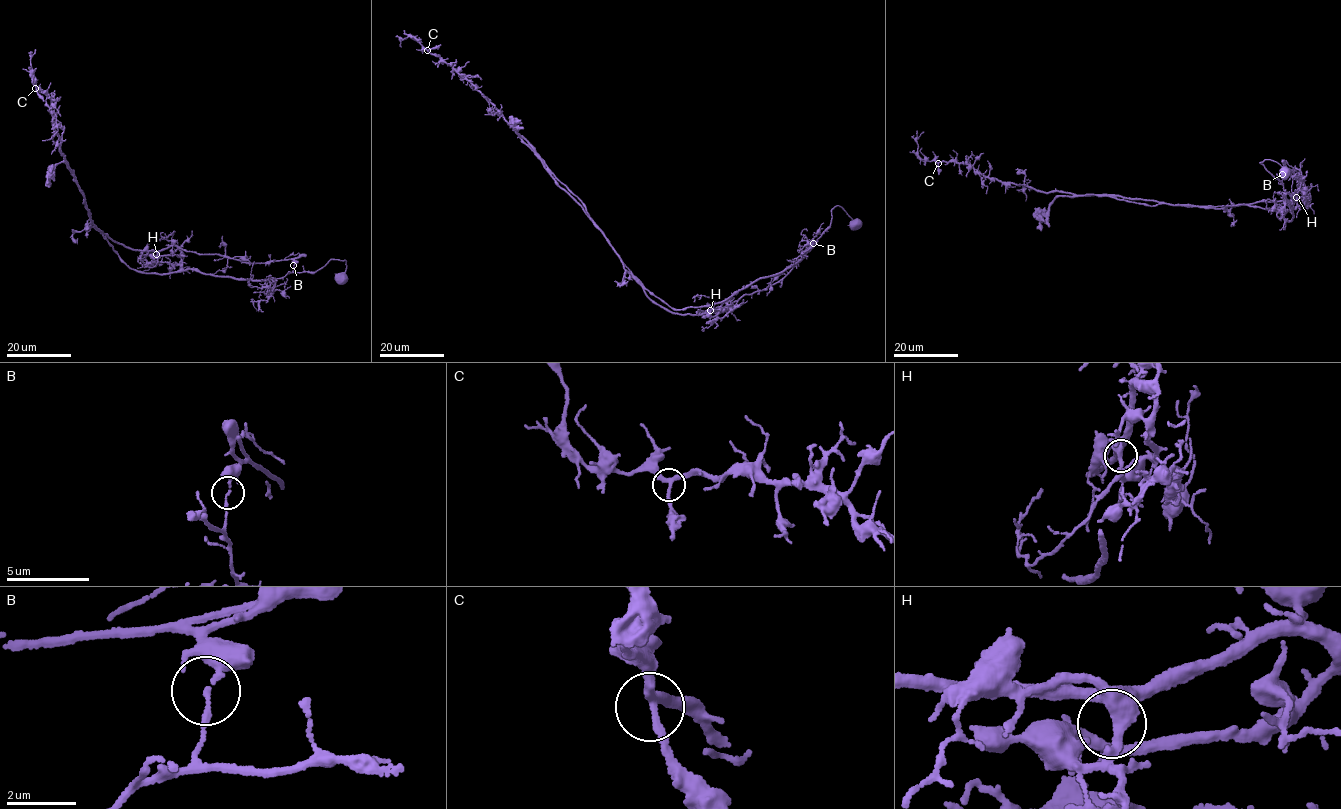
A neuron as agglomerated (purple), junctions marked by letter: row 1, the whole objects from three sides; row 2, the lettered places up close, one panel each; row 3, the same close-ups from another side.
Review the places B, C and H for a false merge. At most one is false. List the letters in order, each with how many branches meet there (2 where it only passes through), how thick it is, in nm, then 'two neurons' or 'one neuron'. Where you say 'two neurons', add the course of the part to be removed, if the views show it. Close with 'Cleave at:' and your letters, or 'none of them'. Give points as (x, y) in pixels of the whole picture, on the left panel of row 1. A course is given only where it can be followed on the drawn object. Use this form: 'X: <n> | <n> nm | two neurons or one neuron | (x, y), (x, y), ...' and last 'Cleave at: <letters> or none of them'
B: 2 | 160 nm | two neurons | (294, 265), (282, 277), (259, 280), (129, 268), (93, 223), (65, 162), (48, 173), (49, 187)
C: 3 | 240 nm | one neuron
H: 3 | 360 nm | one neuron
Cleave at: B

